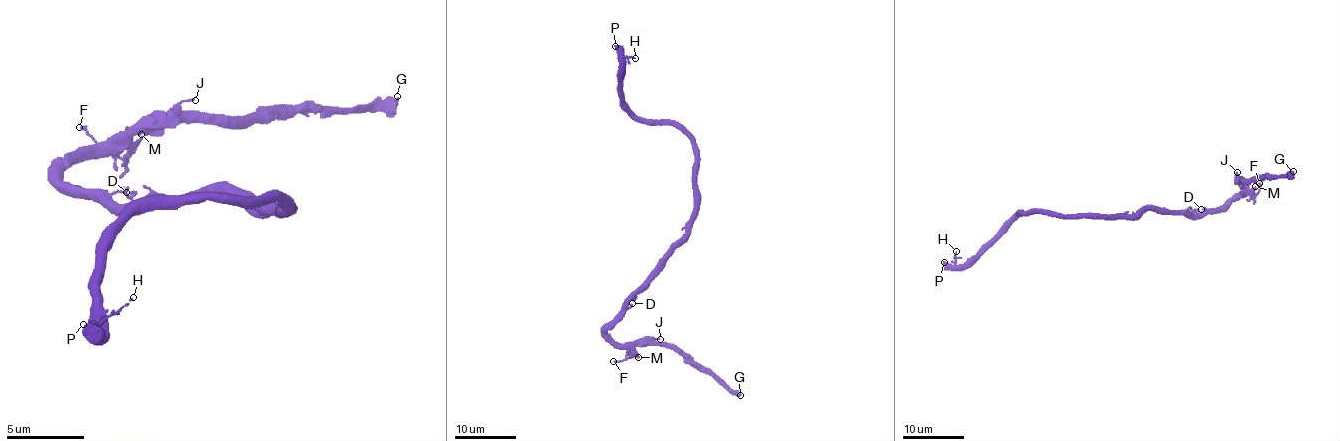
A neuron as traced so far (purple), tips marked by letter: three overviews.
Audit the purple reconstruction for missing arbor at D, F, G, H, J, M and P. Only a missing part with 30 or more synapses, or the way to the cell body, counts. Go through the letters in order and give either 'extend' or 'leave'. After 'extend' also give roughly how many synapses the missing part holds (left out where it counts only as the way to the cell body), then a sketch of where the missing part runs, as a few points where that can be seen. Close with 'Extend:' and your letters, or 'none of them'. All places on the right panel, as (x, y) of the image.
D: leave
F: leave
G: extend | 150 syn | (1293, 171), (1313, 160), (1316, 128), (1326, 112), (1323, 101)
H: leave
J: leave
M: leave
P: leave
Extend: G

